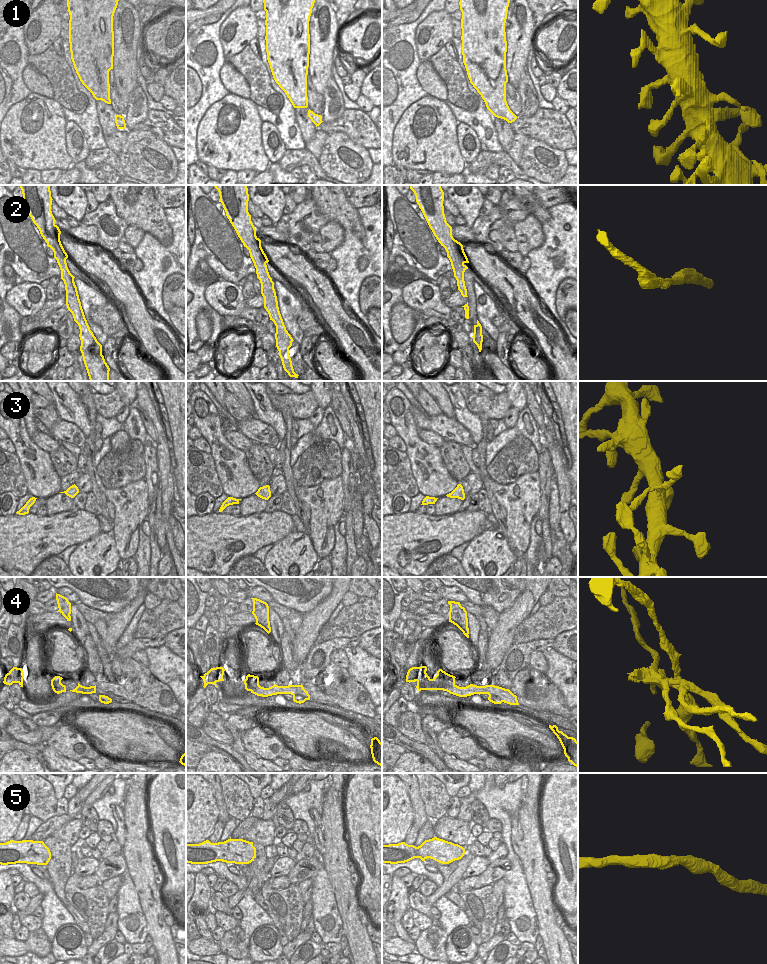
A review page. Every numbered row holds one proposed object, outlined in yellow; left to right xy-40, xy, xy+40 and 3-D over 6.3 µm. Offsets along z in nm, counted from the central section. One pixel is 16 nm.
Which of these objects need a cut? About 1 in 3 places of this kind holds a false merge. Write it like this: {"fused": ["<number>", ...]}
{"fused": ["4"]}

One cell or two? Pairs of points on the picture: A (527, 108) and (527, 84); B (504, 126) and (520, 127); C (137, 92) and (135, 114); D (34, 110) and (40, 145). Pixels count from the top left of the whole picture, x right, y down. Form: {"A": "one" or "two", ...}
{"A": "one", "B": "two", "C": "one", "D": "one"}

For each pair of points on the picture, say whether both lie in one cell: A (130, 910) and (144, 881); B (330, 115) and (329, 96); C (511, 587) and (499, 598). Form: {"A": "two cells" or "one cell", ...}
{"A": "two cells", "B": "one cell", "C": "one cell"}

